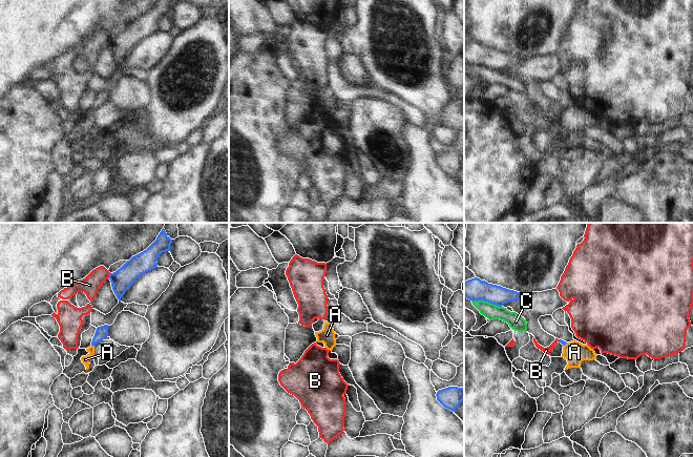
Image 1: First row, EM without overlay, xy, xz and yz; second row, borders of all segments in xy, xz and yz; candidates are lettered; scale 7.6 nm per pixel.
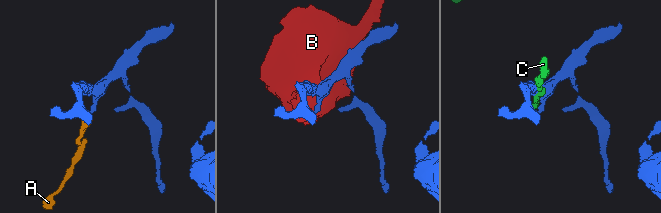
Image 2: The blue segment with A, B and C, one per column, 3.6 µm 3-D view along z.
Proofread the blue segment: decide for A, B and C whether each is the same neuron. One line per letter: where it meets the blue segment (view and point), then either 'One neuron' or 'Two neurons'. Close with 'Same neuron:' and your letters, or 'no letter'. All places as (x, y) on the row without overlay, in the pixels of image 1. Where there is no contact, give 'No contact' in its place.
A: Touches blue at xy (92, 109). One neuron
B: Touches blue at xy (109, 40). Two neurons
C: Touches blue at yz (486, 65). Two neurons
Same neuron: A

